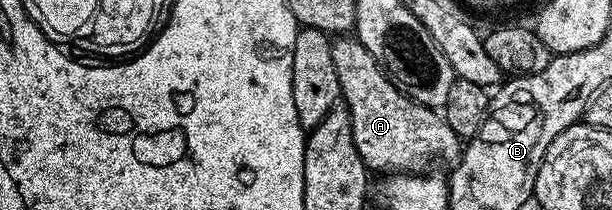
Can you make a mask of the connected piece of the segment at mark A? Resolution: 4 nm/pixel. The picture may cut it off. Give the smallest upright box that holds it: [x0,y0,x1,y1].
[331,35,461,174]

